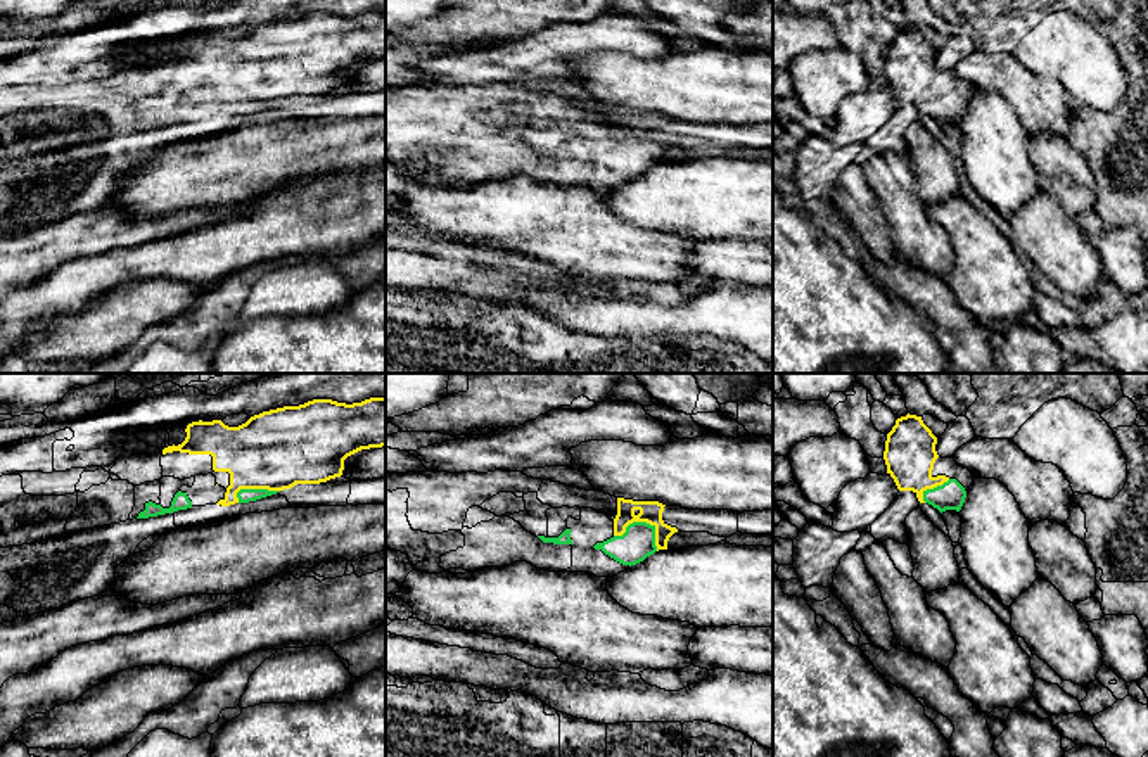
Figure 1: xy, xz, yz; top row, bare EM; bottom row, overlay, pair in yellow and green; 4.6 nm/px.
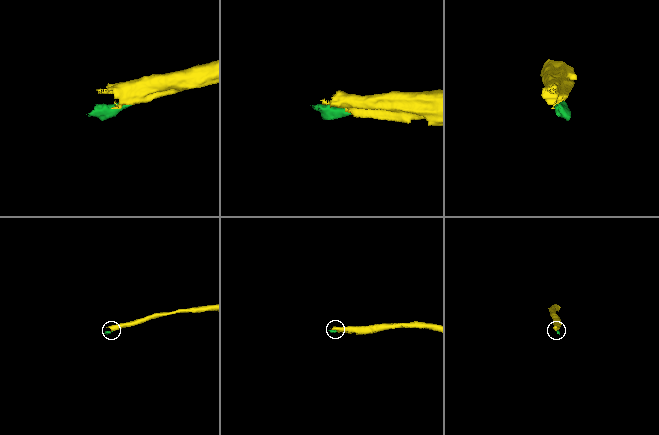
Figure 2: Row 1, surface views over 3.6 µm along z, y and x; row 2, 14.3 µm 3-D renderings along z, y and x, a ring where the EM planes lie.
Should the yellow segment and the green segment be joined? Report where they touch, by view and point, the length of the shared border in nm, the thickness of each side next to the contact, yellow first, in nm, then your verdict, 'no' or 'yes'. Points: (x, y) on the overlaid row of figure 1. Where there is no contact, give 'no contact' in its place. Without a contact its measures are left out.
meets yellow in xz at (645, 521); contact 220 nm long; 110 nm thick on the yellow side, 160 nm on the other; yes

